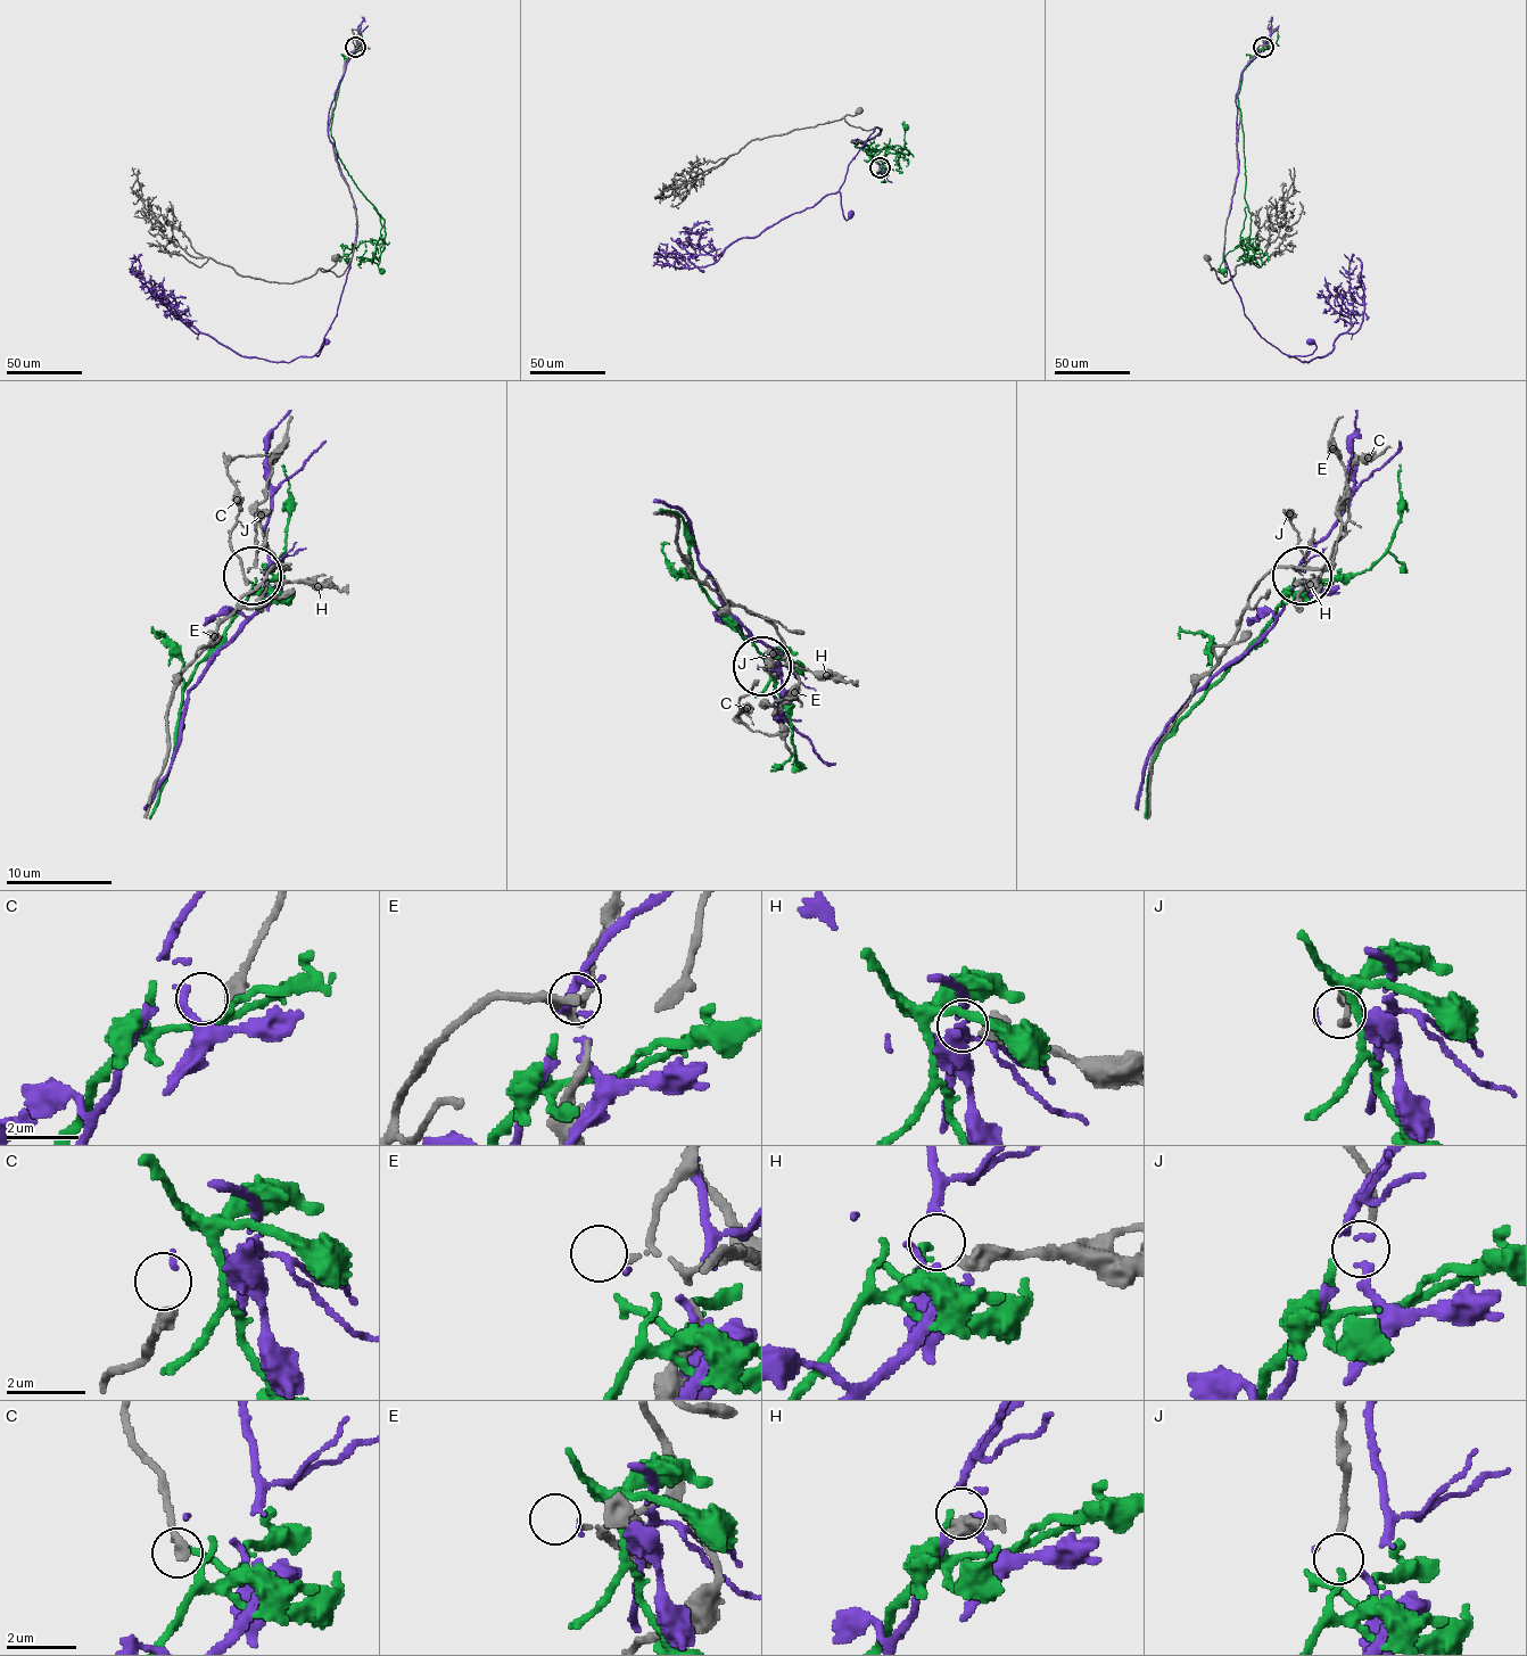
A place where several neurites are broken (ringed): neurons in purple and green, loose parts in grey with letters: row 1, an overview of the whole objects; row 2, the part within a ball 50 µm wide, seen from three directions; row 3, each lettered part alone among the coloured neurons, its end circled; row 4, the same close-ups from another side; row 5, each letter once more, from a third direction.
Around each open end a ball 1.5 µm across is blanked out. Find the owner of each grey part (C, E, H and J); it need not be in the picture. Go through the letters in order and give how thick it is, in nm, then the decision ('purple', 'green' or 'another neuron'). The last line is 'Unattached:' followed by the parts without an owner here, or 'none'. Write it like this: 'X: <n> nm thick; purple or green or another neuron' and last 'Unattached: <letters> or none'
C: 360 nm thick; another neuron
E: 100 nm thick; another neuron
H: 480 nm thick; another neuron
J: 170 nm thick; green
Unattached: C, E, H

